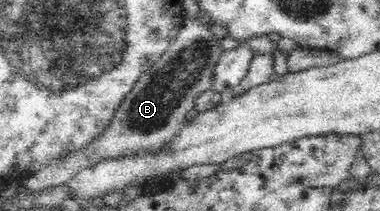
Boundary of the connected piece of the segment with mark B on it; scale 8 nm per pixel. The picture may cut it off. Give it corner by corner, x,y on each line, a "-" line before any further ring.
186,18
168,51
149,71
140,75
134,88
118,103
108,127
104,127
104,131
100,131
86,147
55,156
48,163
26,171
19,185
36,195
48,187
67,184
80,170
96,165
100,159
157,149
170,143
187,123
186,113
194,108
196,97
212,88
214,67
223,51
220,42
212,29
204,28
196,18

